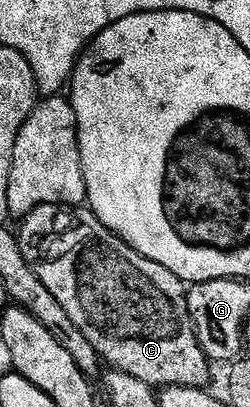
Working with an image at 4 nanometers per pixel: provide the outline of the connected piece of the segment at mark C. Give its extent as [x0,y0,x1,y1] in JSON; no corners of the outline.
[35,207,212,389]

